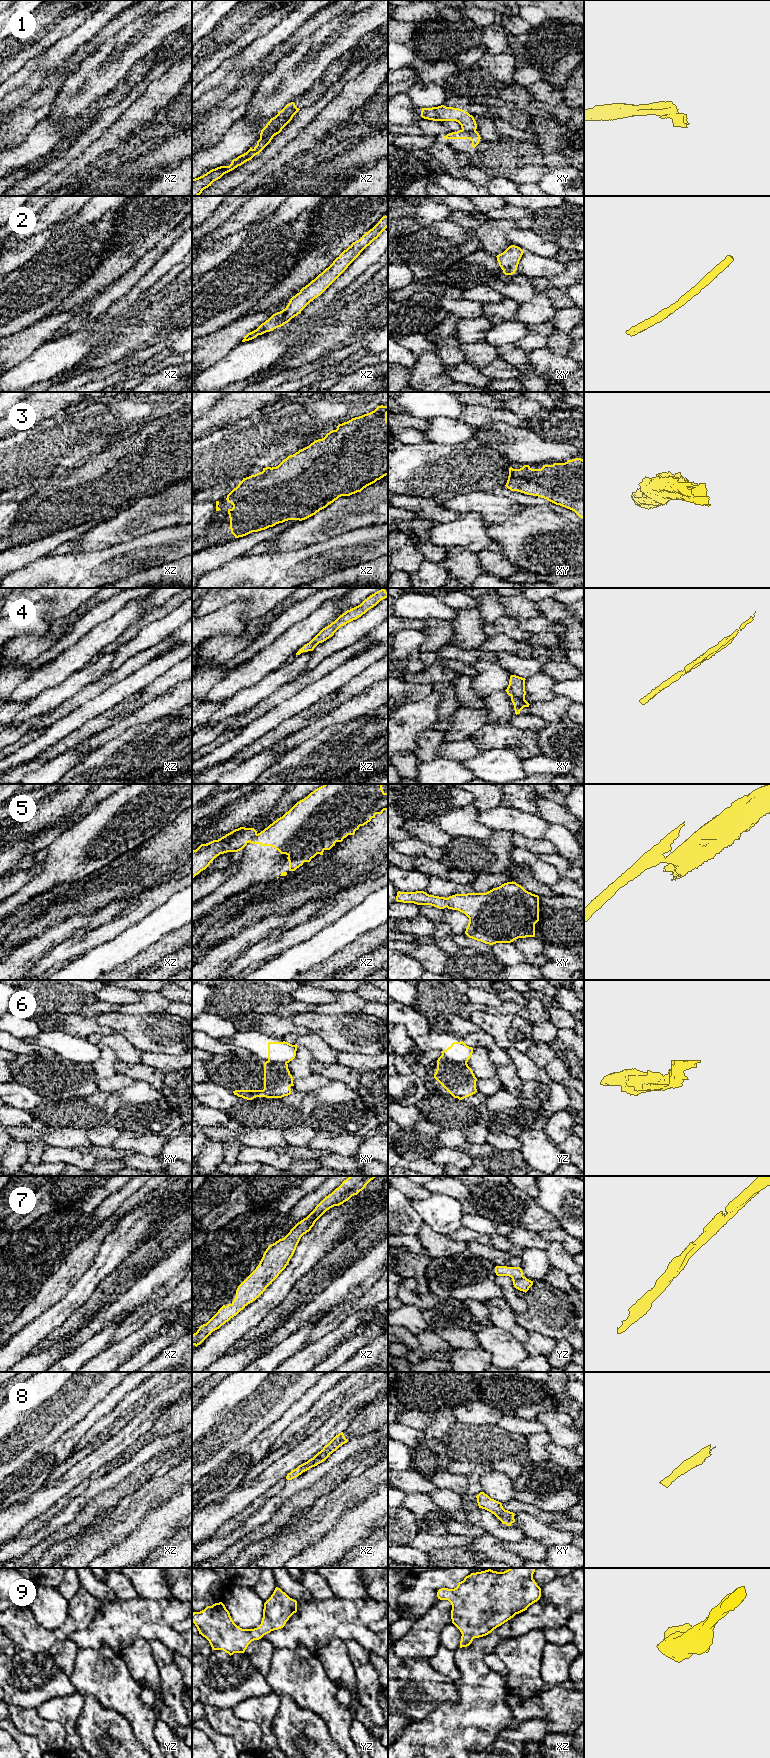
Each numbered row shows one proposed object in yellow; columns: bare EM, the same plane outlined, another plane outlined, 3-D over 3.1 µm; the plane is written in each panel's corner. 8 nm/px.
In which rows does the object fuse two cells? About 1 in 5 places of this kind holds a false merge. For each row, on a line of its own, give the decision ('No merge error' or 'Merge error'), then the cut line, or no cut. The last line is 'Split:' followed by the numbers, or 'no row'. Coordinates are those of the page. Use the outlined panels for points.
1: Merge error. Split along xz (277, 131), (271, 130), (260, 139)
2: No merge error. No split
3: No merge error. No split
4: No merge error. No split
5: Merge error. Split along xy (446, 898), (447, 906)
6: Merge error. Split along yz (442, 1054), (452, 1061), (464, 1061), (466, 1063)
7: No merge error. No split
8: No merge error. No split
9: No merge error. No split
Split: 1, 5, 6

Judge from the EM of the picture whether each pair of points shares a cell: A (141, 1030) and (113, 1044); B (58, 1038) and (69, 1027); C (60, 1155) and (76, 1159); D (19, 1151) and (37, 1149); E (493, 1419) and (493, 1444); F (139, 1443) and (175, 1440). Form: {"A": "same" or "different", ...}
{"A": "different", "B": "different", "C": "same", "D": "different", "E": "different", "F": "different"}

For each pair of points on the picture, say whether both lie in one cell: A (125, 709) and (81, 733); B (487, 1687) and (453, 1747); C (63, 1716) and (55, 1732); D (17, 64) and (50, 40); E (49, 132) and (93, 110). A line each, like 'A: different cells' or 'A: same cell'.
A: same cell
B: same cell
C: different cells
D: same cell
E: different cells

